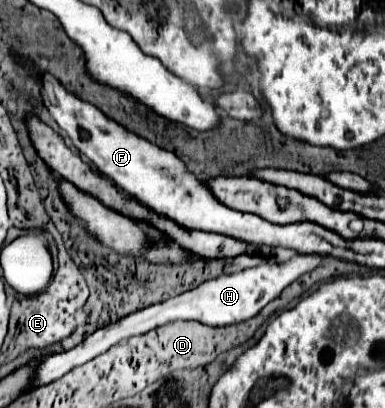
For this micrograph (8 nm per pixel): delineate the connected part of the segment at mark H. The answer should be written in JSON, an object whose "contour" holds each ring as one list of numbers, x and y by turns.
{"contour":[[295,254,285,262,269,262,269,264,261,264,257,268,249,268,237,274,221,274,213,280,203,282,201,286,183,292,175,298,169,298,161,304,153,304,147,306,145,310,137,310,105,328,99,328,97,332,93,332,91,336,87,336,81,344,73,346,67,352,61,354,49,354,47,358,43,358,37,368,35,368,35,376,31,380,31,386,27,392,33,392,39,386,45,386,53,380,59,380,61,376,65,376,71,368,77,368,85,362,89,362,91,358,95,358,97,354,103,354,105,350,109,350,111,346,115,346,117,342,121,342,121,338,131,338,137,334,145,334,157,326,163,326,165,322,175,322,175,320,197,320,209,326,227,326,227,324,237,324,237,322,245,322,249,318,253,318,261,308,265,308,273,298,277,298,285,286,289,286,293,280,297,280,301,274,315,270,325,256,319,254]]}

